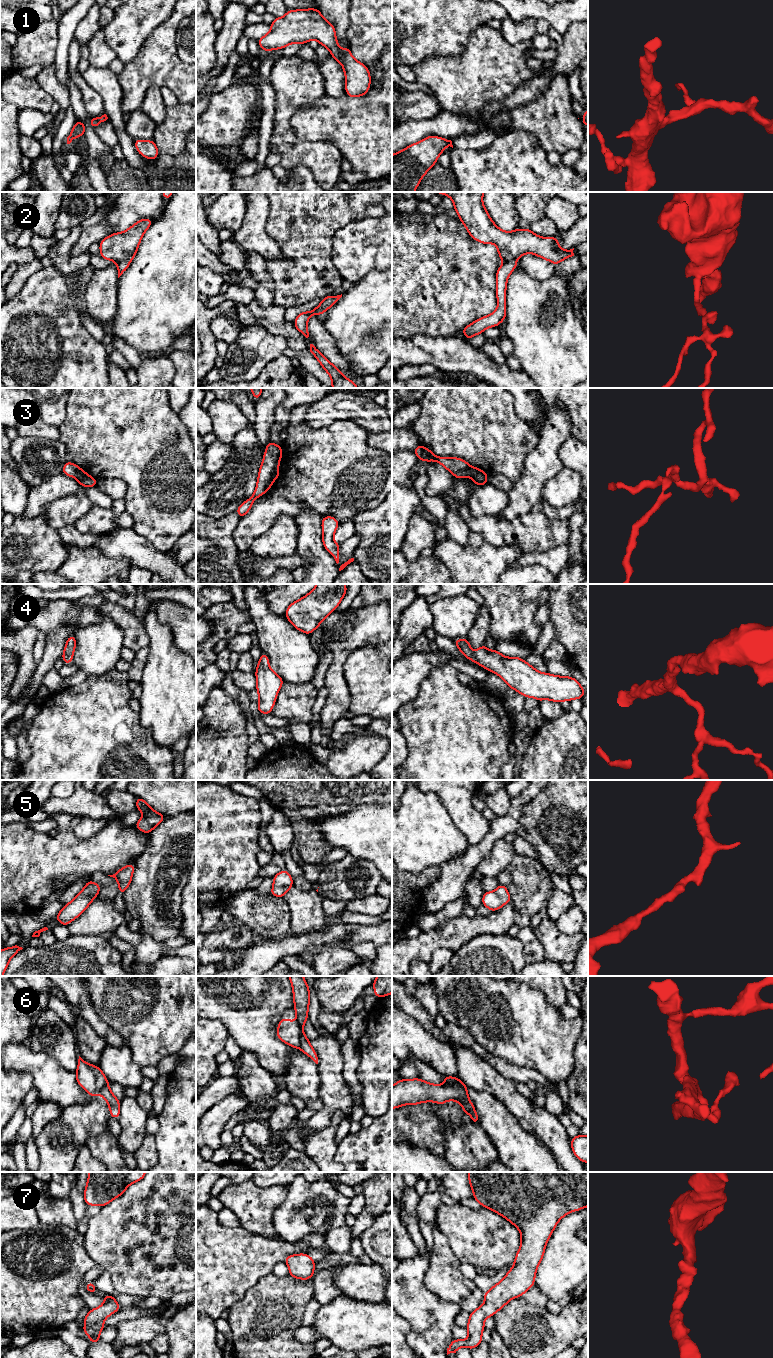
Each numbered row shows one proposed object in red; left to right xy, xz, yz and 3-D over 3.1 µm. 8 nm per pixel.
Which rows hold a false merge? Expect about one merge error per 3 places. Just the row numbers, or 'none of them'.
2, 3, 6

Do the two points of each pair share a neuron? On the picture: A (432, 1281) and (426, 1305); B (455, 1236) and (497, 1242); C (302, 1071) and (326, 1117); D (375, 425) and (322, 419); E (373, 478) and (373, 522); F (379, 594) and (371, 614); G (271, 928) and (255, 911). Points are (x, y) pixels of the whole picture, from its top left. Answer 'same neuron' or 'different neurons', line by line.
A: different neurons
B: same neuron
C: different neurons
D: same neuron
E: different neurons
F: different neurons
G: same neuron

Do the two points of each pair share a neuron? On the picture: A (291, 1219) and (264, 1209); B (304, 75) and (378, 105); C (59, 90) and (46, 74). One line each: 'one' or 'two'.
A: two
B: two
C: one

